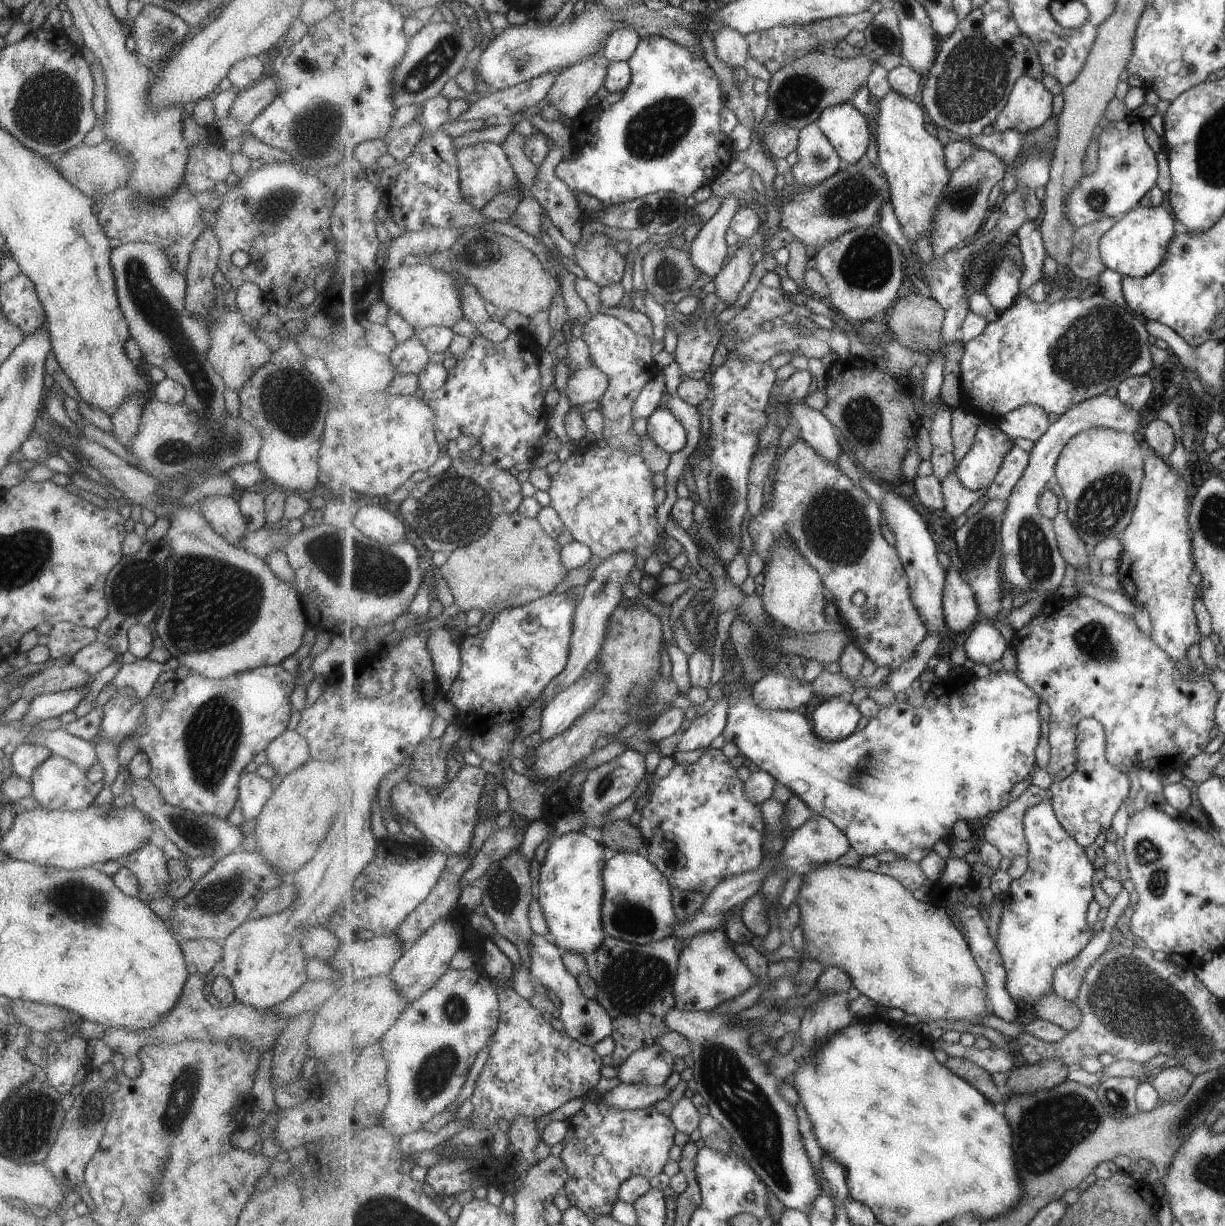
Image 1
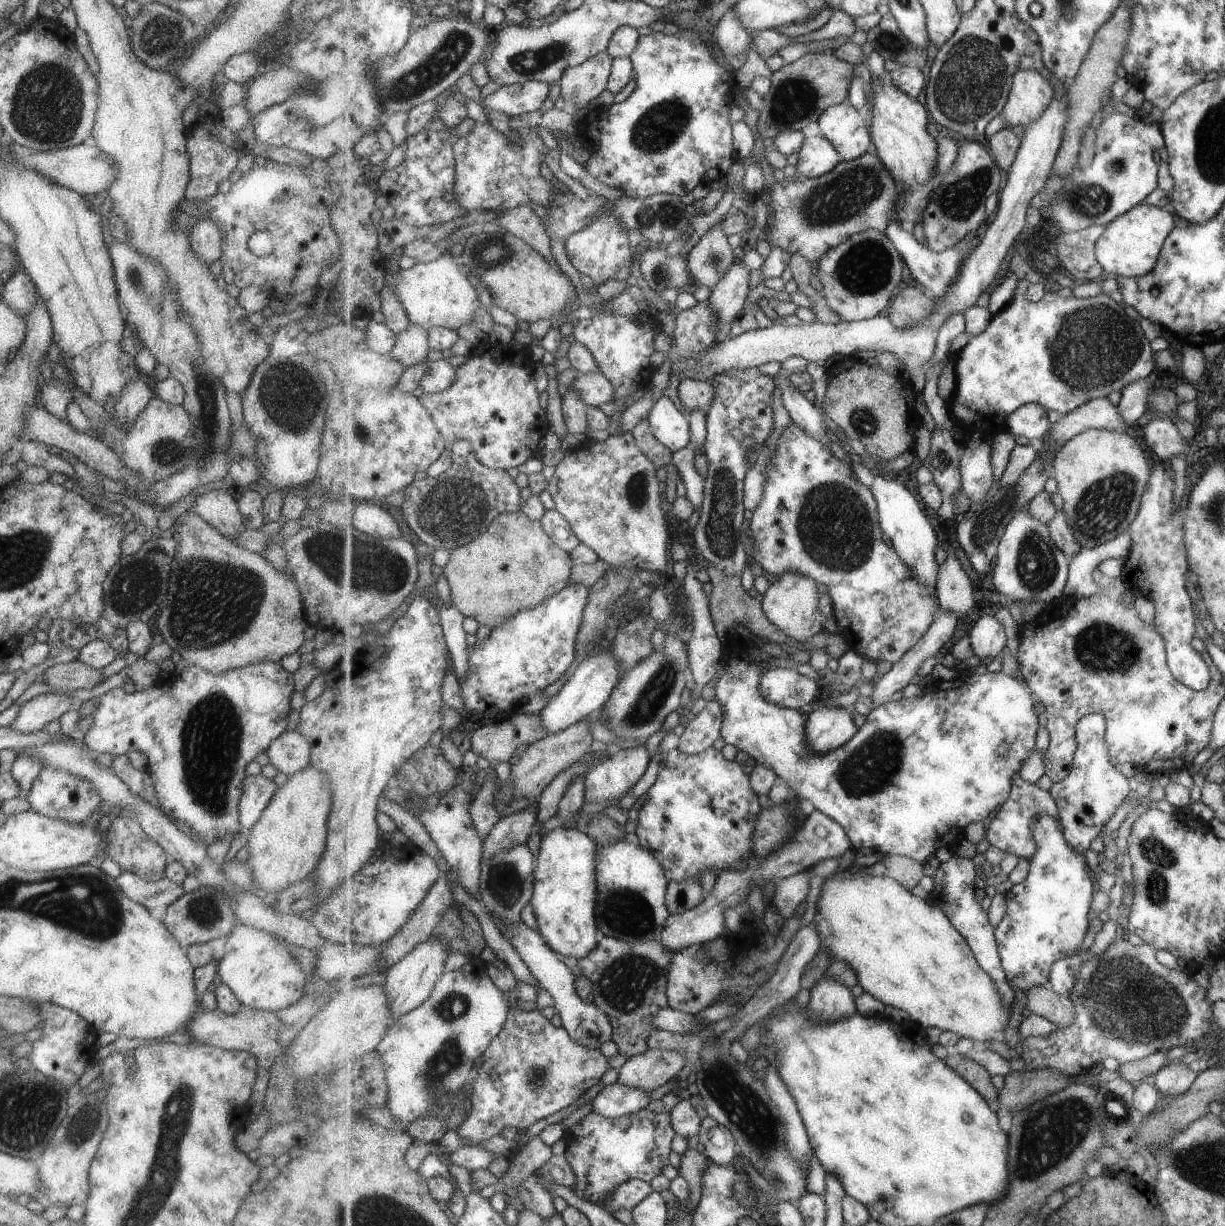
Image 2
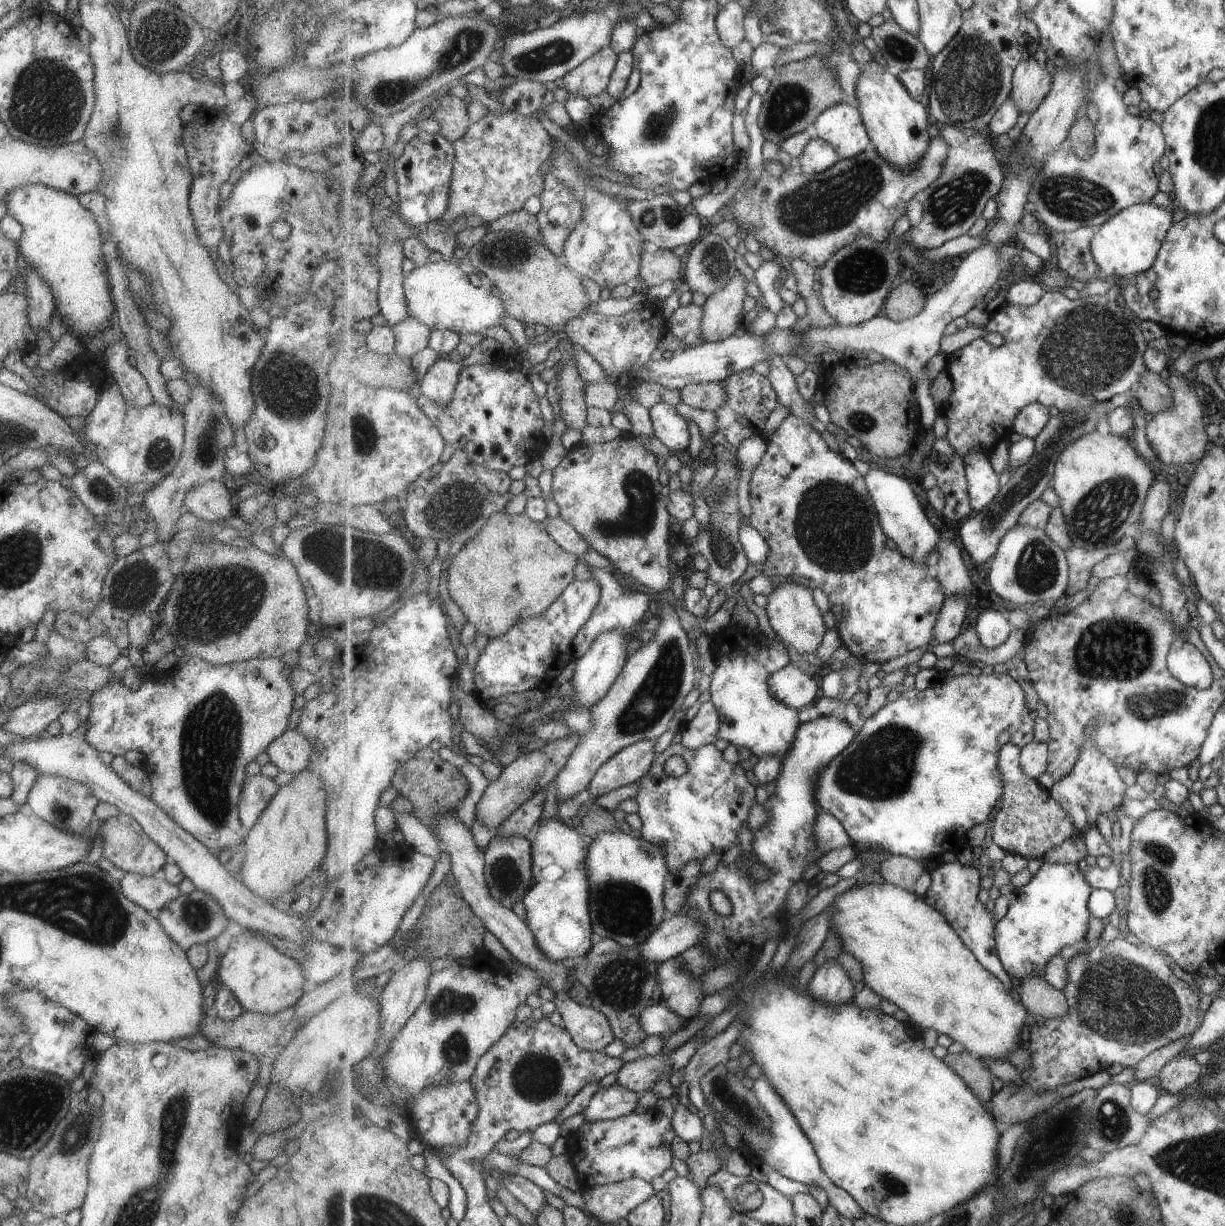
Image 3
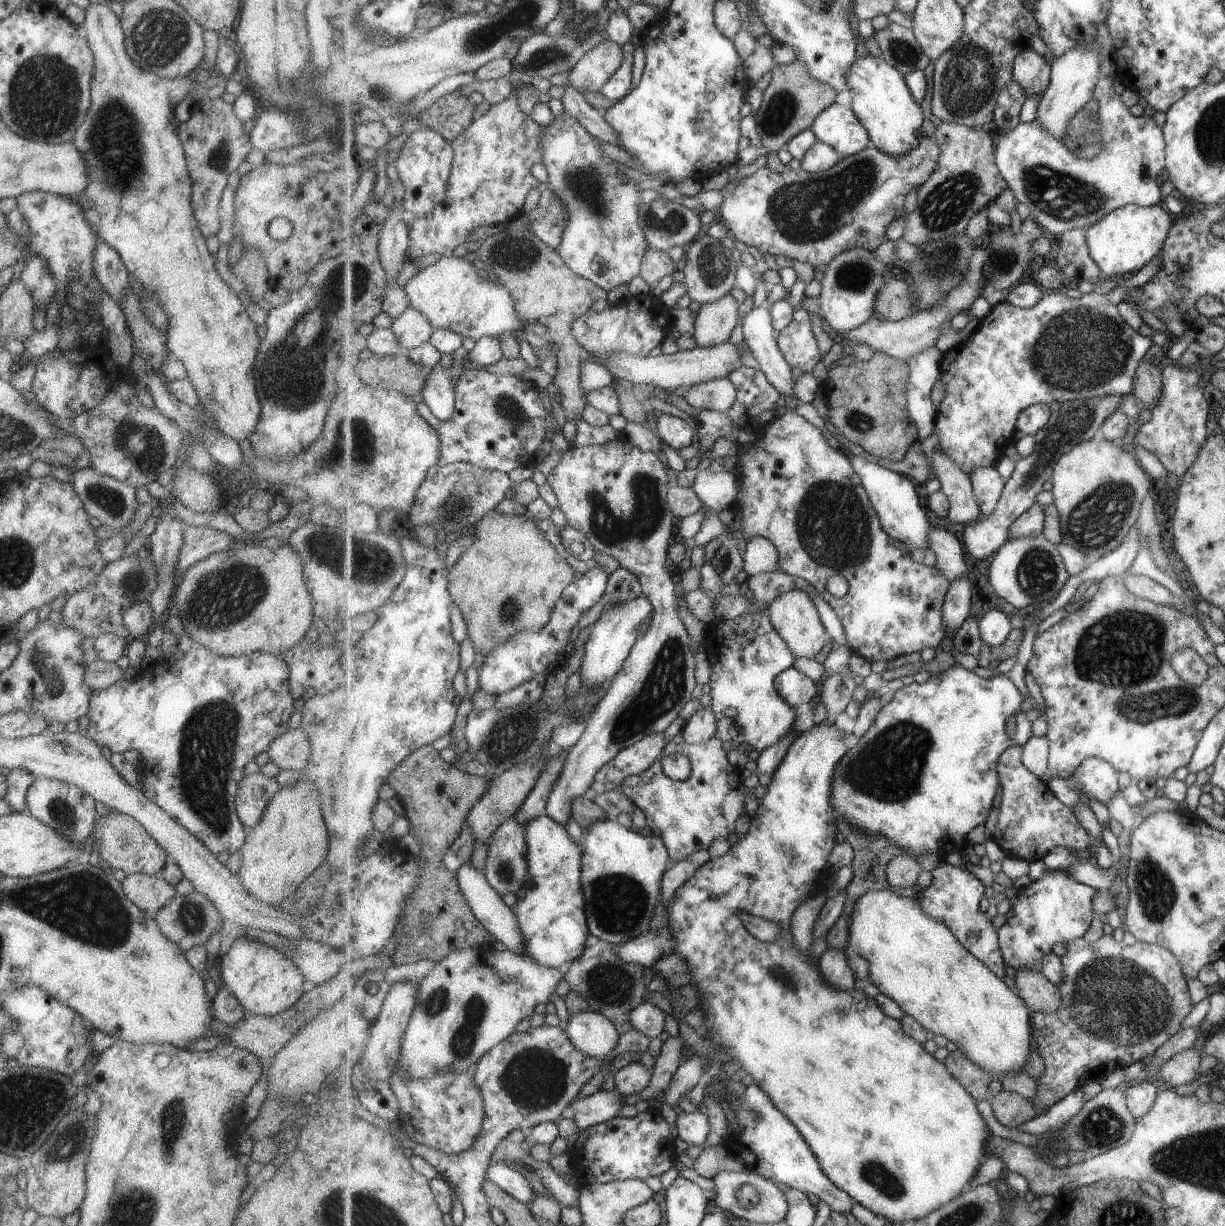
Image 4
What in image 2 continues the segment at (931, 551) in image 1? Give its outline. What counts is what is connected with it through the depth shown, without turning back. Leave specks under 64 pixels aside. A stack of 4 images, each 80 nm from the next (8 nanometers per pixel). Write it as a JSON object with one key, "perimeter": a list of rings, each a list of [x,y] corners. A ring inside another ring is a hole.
{"perimeter":[[[883,476],[874,477],[871,490],[878,500],[880,525],[884,534],[892,541],[892,546],[909,565],[918,582],[935,589],[936,596],[940,573],[940,564],[937,560],[939,538],[929,518],[925,516],[919,500],[901,482]]]}

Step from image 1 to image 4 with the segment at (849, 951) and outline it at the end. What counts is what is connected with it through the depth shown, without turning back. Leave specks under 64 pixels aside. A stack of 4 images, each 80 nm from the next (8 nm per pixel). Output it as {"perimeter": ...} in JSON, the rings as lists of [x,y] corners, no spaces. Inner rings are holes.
{"perimeter":[[[892,889],[866,892],[856,902],[854,908],[854,915],[850,924],[849,946],[855,953],[859,953],[869,960],[870,978],[868,981],[873,982],[879,992],[892,998],[905,1014],[917,1019],[933,1034],[941,1034],[955,1043],[976,1065],[987,1069],[993,1078],[1002,1080],[1002,1076],[1011,1071],[1015,1074],[1023,1073],[1021,1070],[1023,1070],[1023,1068],[1027,1066],[1027,1062],[1029,1062],[1029,1056],[1027,1055],[1028,1053],[1031,1054],[1031,1033],[1033,1032],[1031,1026],[1031,1012],[1033,1011],[1031,1007],[1028,1006],[1027,1001],[1023,997],[1015,994],[1007,984],[1003,983],[1003,979],[1000,976],[997,976],[986,964],[983,964],[982,960],[979,960],[972,952],[969,952],[944,920],[936,919],[928,915],[927,912],[924,911],[918,896],[902,896]]]}

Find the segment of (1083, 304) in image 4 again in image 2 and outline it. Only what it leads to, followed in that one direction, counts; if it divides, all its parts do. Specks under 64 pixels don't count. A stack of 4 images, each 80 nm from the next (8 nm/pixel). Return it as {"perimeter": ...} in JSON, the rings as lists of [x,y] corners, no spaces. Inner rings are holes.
{"perimeter":[[[1021,279],[1018,282],[1018,290],[1015,298],[1001,312],[994,315],[989,328],[987,328],[983,334],[971,338],[964,348],[954,355],[958,390],[953,400],[951,400],[951,403],[948,403],[948,407],[951,419],[957,424],[957,428],[953,430],[955,434],[961,429],[965,434],[983,431],[985,434],[991,434],[991,436],[995,437],[997,434],[1007,430],[1007,419],[1009,419],[1009,416],[1027,403],[1040,404],[1046,409],[1056,410],[1064,416],[1068,412],[1083,406],[1085,403],[1089,403],[1090,400],[1098,399],[1099,397],[1108,397],[1115,391],[1122,392],[1129,383],[1147,378],[1149,370],[1153,370],[1153,354],[1151,354],[1151,350],[1149,350],[1147,336],[1145,336],[1145,332],[1143,332],[1143,328],[1141,328],[1139,317],[1137,317],[1125,303],[1118,303],[1110,296],[1107,296],[1107,293],[1103,292],[1094,297],[1086,297],[1084,299],[1072,296],[1063,298],[1056,292],[1047,293],[1040,301],[1033,302],[1026,297],[1027,291],[1028,290],[1023,290],[1023,279]]]}

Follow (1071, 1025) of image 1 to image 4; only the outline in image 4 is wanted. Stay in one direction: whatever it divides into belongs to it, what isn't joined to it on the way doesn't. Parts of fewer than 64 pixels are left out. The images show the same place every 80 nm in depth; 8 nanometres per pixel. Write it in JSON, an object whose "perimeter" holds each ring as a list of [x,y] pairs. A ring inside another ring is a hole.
{"perimeter":[[[1020,970],[1013,972],[1013,979],[1018,989],[1018,994],[1023,997],[1034,1013],[1054,1013],[1062,1004],[1060,988],[1052,983],[1042,972],[1036,970]]]}

